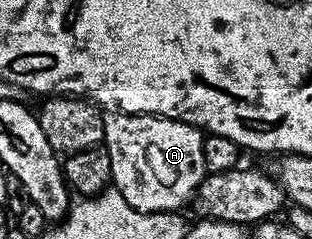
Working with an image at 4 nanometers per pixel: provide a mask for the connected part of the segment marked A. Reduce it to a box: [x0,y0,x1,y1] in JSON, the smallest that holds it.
[103,113,207,214]

